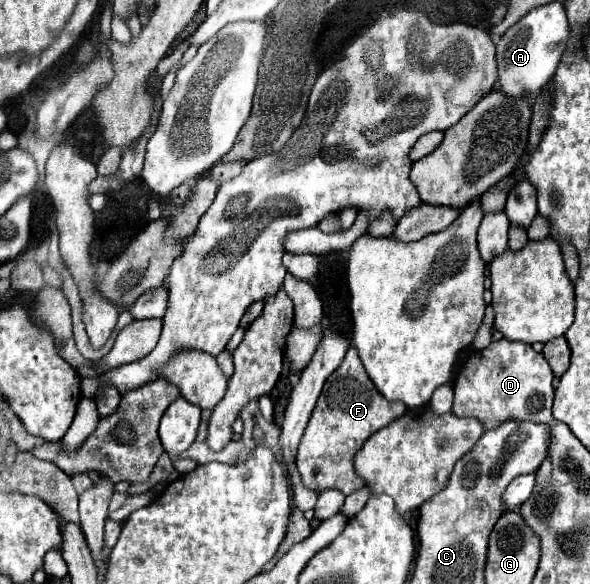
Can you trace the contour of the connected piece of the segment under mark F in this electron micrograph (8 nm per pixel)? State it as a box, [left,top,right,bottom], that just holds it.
[297,346,405,496]

